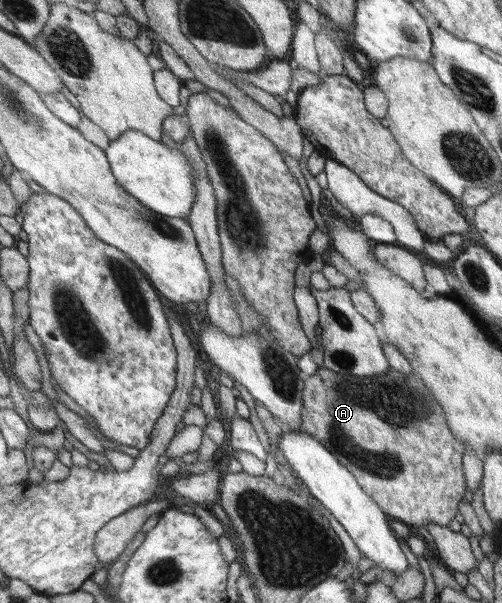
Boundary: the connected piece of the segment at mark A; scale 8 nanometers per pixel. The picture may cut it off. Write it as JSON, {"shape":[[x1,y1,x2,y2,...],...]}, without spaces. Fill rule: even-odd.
{"shape":[[321,366,318,373,306,378,306,389,304,390,304,408,302,411,303,429,302,432,312,434,321,443,335,454,335,457,345,466,354,472,358,482,362,484,363,489,383,508,390,519,397,519,400,522,411,525,427,525,427,523,438,523,447,527,457,513,460,513,460,503,465,499,468,481,466,480,466,471,464,470,464,455,466,445,451,431,450,424,447,423,444,409,436,398,436,395,426,386,425,380,417,372,404,374,393,366,386,373,374,376,356,376,353,374,339,374]]}

